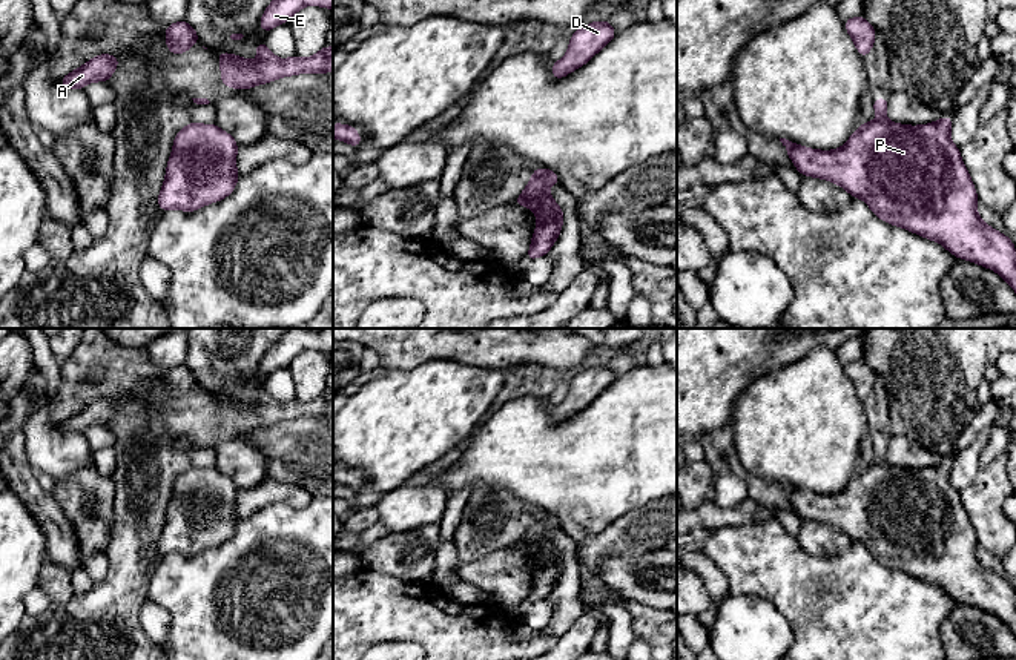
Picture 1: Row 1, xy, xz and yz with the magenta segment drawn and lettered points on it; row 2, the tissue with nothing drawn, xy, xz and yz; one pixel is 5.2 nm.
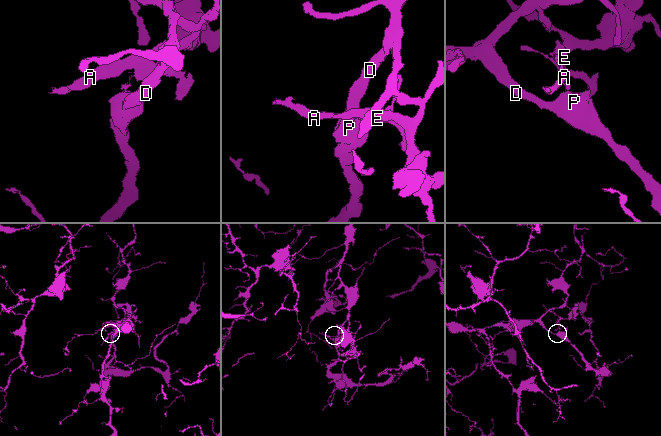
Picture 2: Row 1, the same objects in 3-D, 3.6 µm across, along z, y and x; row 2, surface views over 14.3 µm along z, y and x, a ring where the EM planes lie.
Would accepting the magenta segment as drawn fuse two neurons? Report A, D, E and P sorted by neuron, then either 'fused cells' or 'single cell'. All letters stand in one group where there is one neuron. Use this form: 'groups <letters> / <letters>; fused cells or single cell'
groups A E / D P; fused cells

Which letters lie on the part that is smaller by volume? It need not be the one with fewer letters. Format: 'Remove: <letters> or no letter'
Remove: A, E

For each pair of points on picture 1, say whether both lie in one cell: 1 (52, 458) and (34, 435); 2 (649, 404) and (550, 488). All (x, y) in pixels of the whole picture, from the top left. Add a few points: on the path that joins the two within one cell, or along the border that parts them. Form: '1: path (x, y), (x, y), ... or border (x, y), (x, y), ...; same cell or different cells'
1: path (51, 452), (40, 441); same cell
2: path (625, 428), (583, 470), (574, 470); same cell

